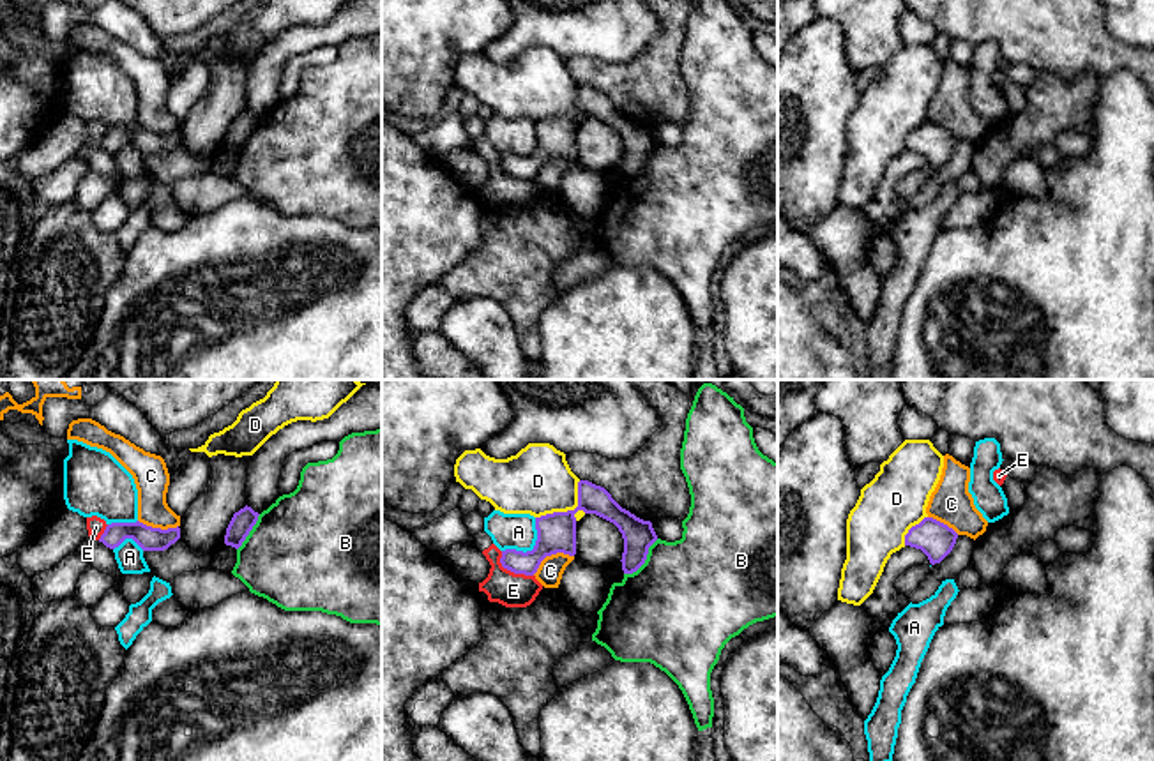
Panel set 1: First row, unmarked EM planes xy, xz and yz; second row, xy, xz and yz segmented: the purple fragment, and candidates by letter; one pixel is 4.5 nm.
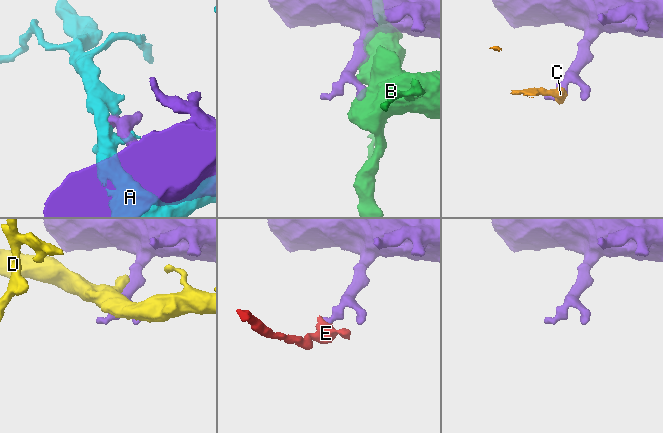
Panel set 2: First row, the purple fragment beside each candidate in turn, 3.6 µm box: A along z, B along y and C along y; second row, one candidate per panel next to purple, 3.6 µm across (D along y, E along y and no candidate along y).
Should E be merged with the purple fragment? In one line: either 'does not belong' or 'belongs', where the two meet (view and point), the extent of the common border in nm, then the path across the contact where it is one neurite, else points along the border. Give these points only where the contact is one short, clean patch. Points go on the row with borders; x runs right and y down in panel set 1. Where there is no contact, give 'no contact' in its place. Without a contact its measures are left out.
does not belong; contact xz (511, 571); length 190 nm; border xz (501, 551), (501, 564), (504, 567), (532, 576)

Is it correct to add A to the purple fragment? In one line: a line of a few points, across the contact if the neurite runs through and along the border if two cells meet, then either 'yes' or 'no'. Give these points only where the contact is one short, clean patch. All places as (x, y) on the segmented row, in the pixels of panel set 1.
line xz (536, 518), (536, 544), (525, 551), (502, 551); no

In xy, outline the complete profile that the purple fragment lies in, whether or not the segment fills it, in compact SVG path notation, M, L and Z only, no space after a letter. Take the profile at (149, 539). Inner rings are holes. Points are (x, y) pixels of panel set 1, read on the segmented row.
M140 521L111 523L106 526L99 542L102 542L110 549L115 549L125 539L133 539L143 551L164 551L180 539L180 528L177 526L177 528L161 530L147 526Z

